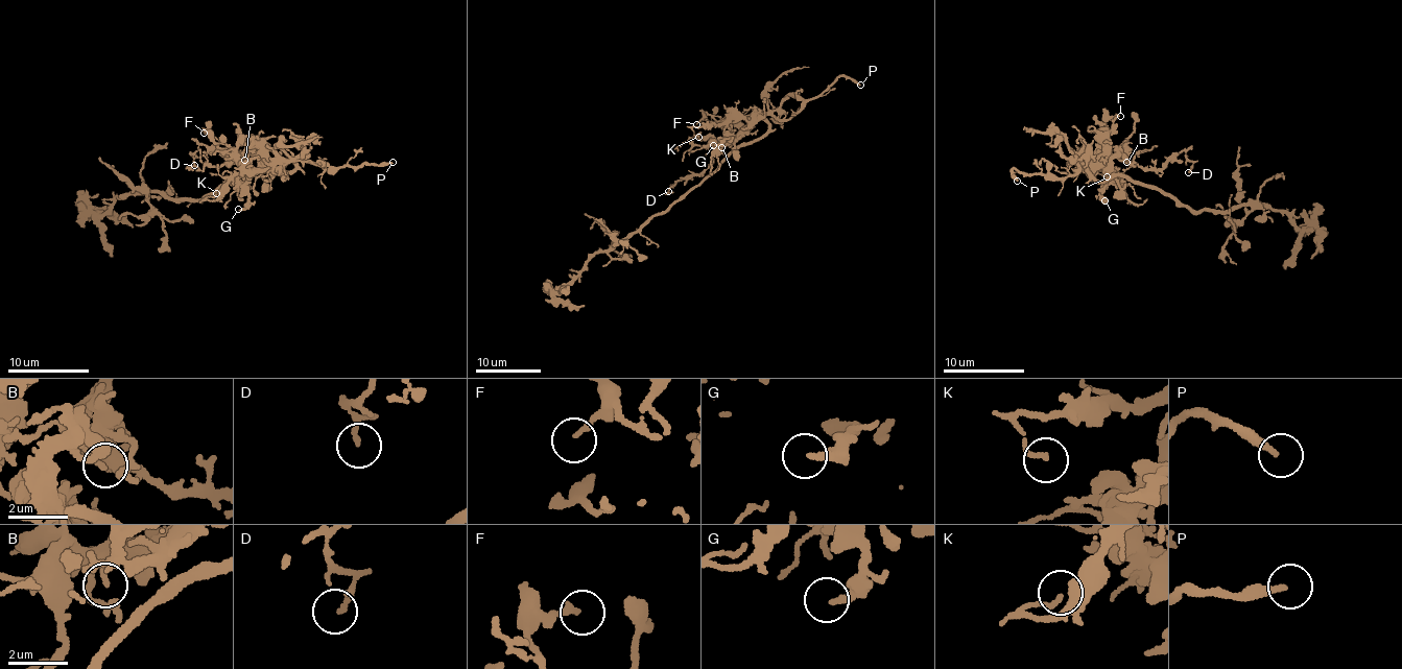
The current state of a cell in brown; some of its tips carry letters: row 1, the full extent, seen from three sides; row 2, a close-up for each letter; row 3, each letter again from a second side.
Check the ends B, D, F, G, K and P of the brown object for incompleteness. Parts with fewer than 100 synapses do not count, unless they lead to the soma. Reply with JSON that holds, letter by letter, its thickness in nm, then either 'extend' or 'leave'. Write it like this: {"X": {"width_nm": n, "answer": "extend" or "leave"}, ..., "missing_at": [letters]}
{"B": {"width_nm": 140, "answer": "leave"}, "D": {"width_nm": 120, "answer": "leave"}, "F": {"width_nm": 190, "answer": "leave"}, "G": {"width_nm": 240, "answer": "leave"}, "K": {"width_nm": 150, "answer": "leave"}, "P": {"width_nm": 240, "answer": "extend"}, "missing_at": ["P"]}

